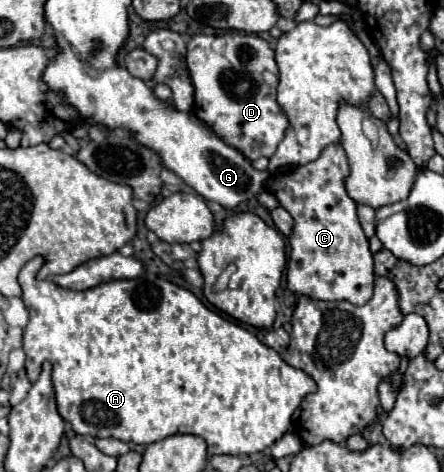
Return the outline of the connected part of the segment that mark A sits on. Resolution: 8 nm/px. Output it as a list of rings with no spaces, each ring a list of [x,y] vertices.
[[[35,257],[31,259],[19,273],[19,285],[23,289],[23,303],[29,311],[29,323],[23,329],[23,349],[27,355],[25,361],[25,371],[29,381],[37,381],[39,373],[41,373],[41,363],[49,361],[53,365],[51,371],[51,379],[53,379],[53,389],[57,395],[57,409],[59,415],[73,425],[73,431],[79,435],[91,435],[91,437],[113,437],[119,441],[133,441],[139,445],[149,445],[155,441],[161,441],[169,435],[177,435],[177,433],[193,433],[193,435],[201,435],[207,443],[207,451],[209,455],[253,455],[259,453],[267,447],[271,447],[279,437],[283,437],[291,425],[291,417],[295,413],[295,409],[299,407],[299,403],[303,401],[305,395],[313,393],[317,389],[315,381],[301,369],[295,369],[291,365],[287,365],[277,351],[273,351],[271,347],[263,345],[251,331],[243,329],[239,323],[231,323],[225,317],[209,311],[191,291],[177,287],[165,279],[149,279],[149,277],[139,277],[139,279],[125,279],[125,281],[107,281],[101,283],[97,287],[91,287],[87,291],[69,291],[65,287],[55,285],[53,281],[39,281],[35,273],[39,273],[39,269],[43,267],[45,259],[43,257]]]

